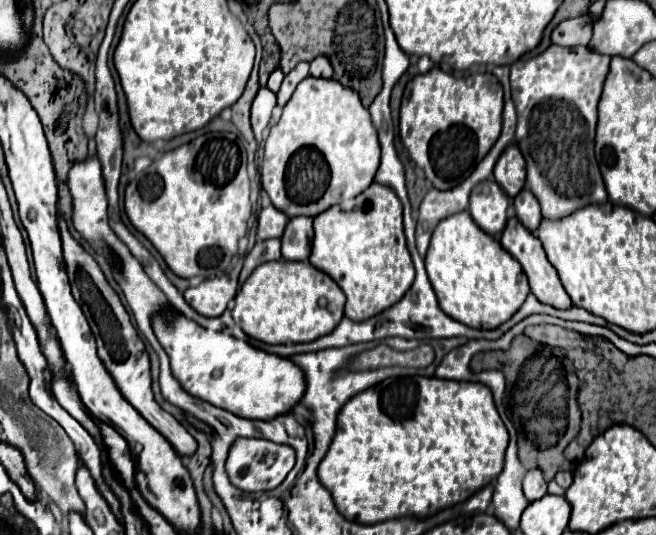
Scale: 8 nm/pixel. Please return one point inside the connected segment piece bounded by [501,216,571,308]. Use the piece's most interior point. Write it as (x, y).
(523, 245)

